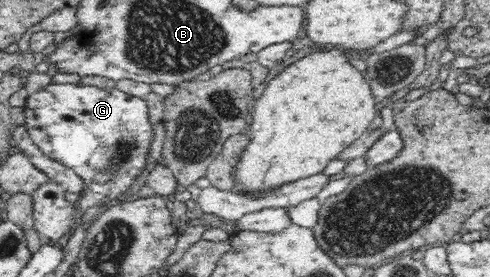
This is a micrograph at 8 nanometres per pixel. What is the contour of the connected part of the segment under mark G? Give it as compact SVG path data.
M52 82L43 89L30 94L26 99L23 108L26 114L26 123L24 126L27 129L30 139L36 144L36 146L38 146L38 149L45 155L48 155L48 158L61 162L64 166L67 166L67 168L70 168L73 172L76 172L76 174L82 176L87 181L87 184L89 185L88 192L80 195L80 200L76 203L76 208L84 210L90 206L94 206L94 204L104 202L106 198L112 200L116 195L124 192L126 188L136 180L136 178L139 178L142 171L145 170L145 164L148 160L147 154L154 138L154 130L149 122L149 110L144 98L138 98L137 96L126 94L126 91L118 90L118 87L97 87L77 83Z

